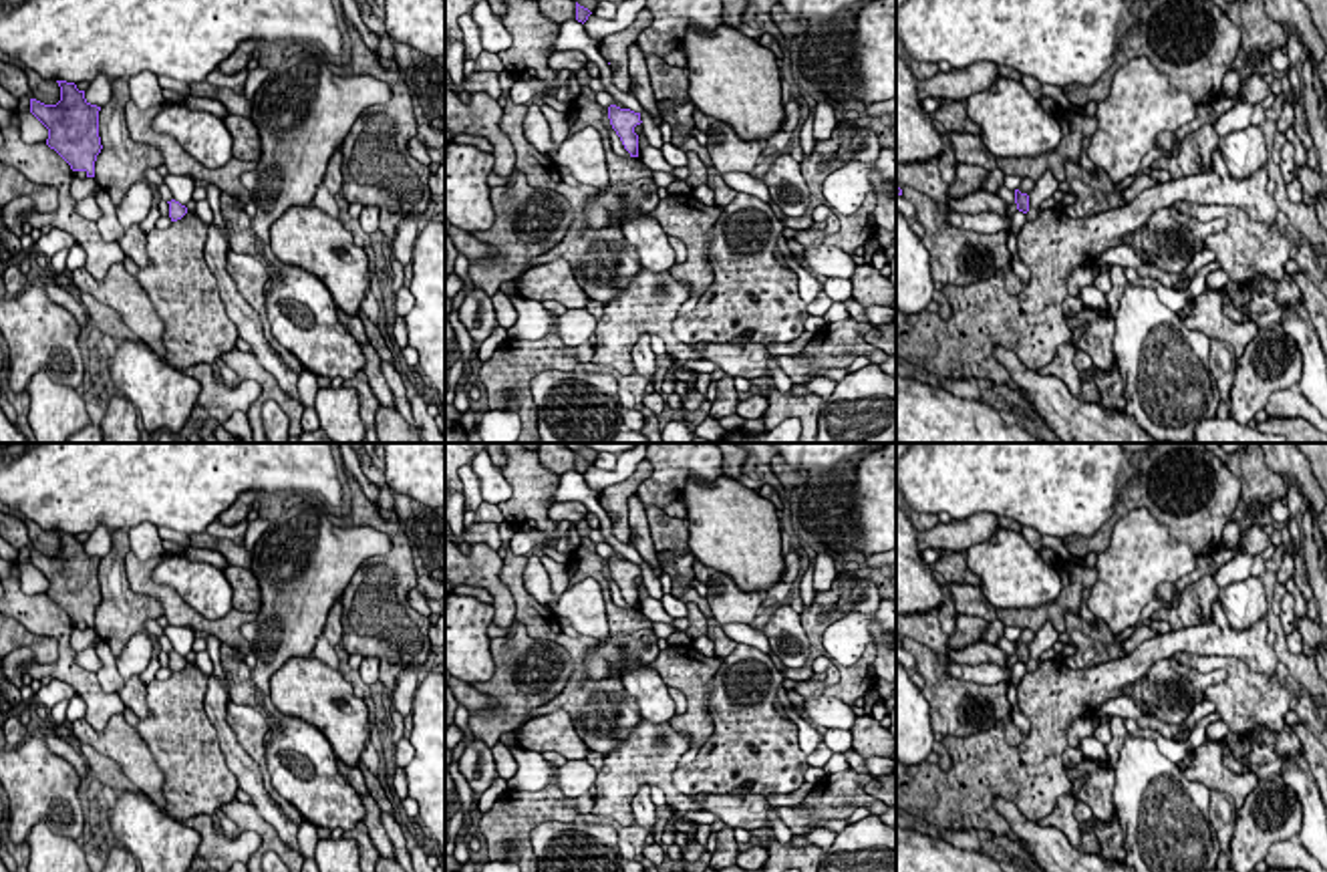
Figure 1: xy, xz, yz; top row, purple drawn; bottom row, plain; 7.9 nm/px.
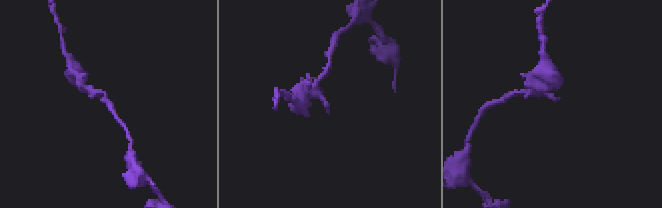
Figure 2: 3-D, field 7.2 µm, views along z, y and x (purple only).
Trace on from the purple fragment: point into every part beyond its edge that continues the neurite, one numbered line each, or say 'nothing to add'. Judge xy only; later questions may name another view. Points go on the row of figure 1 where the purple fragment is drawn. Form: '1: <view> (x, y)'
nothing to add

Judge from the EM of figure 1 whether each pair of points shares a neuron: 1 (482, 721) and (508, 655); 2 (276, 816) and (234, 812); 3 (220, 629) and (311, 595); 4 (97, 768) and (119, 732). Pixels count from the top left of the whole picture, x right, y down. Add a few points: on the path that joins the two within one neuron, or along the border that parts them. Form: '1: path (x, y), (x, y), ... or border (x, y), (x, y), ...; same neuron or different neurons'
1: path (500, 711), (508, 703), (508, 673); same neuron
2: border (248, 802), (290, 848); different neurons
3: border (256, 615), (242, 627), (242, 637), (252, 649); different neurons
4: border (79, 742), (109, 756), (137, 790); different neurons

